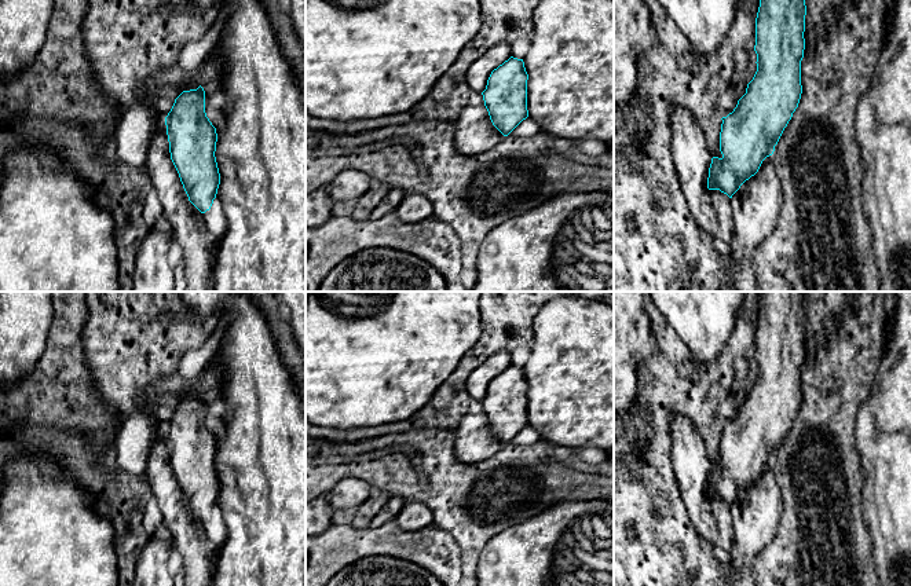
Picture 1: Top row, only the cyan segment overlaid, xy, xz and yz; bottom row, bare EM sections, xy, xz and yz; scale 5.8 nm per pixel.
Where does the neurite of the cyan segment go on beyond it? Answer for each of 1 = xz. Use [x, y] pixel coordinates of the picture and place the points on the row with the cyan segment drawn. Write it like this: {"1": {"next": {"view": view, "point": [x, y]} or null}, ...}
{"1": {"next": null}}

